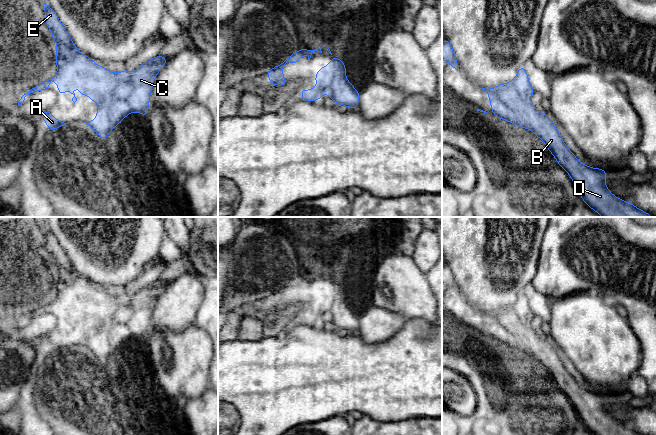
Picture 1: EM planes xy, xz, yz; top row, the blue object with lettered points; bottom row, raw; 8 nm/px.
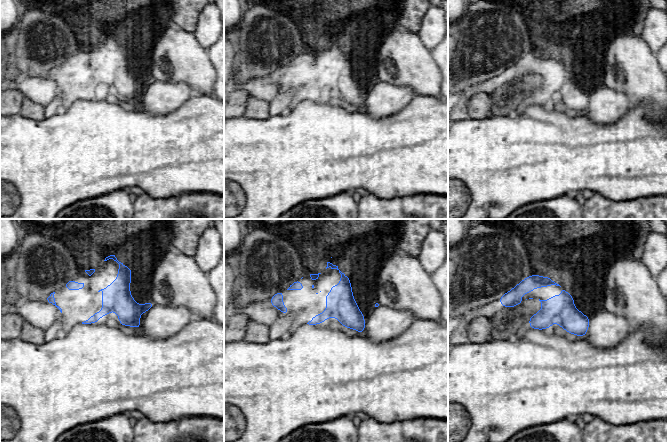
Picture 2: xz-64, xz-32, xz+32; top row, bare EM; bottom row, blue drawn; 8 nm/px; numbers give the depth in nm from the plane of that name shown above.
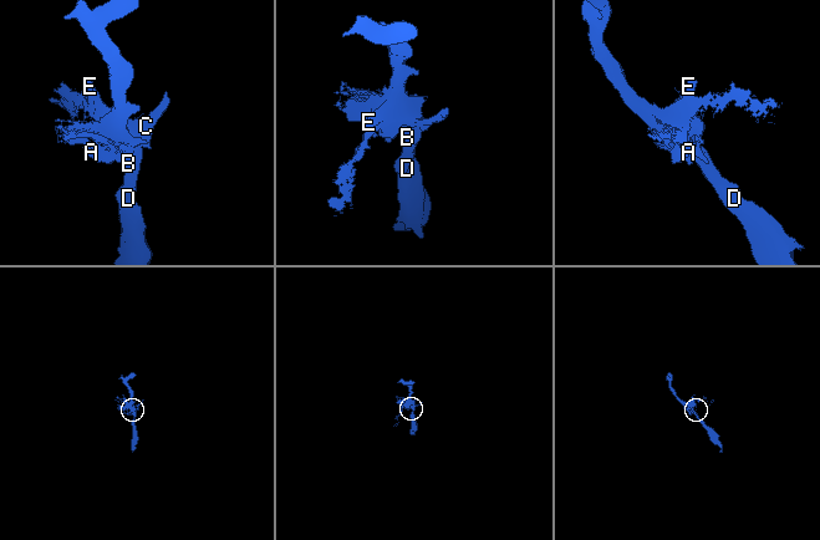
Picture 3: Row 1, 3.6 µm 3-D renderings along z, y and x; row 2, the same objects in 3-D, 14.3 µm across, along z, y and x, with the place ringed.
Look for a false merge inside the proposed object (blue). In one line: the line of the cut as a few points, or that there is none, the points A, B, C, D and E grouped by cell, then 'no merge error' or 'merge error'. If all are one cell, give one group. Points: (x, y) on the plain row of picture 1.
cut none; groups A B C D E; no merge error

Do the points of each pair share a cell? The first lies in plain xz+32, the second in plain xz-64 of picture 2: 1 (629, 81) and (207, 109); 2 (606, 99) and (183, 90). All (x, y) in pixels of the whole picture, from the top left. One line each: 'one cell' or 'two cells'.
1: two cells
2: one cell

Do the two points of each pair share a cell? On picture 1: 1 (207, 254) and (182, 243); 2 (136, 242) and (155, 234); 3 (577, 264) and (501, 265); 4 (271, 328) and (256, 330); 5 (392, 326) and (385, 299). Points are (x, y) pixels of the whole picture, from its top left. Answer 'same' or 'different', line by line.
1: different
2: same
3: different
4: different
5: different

